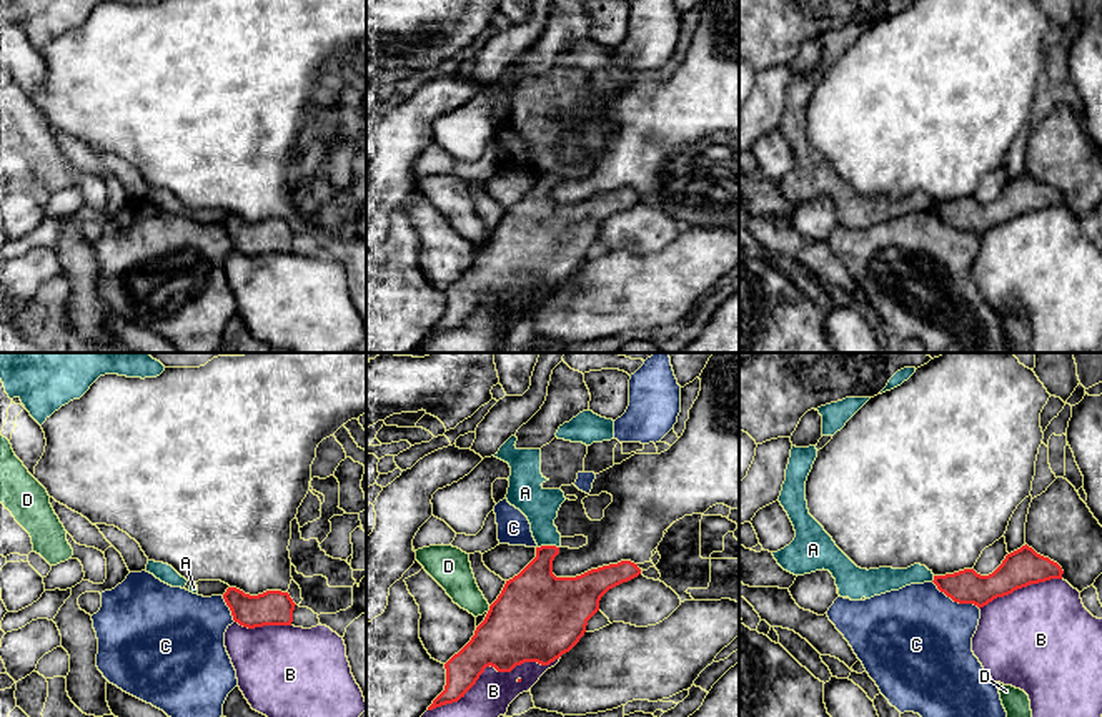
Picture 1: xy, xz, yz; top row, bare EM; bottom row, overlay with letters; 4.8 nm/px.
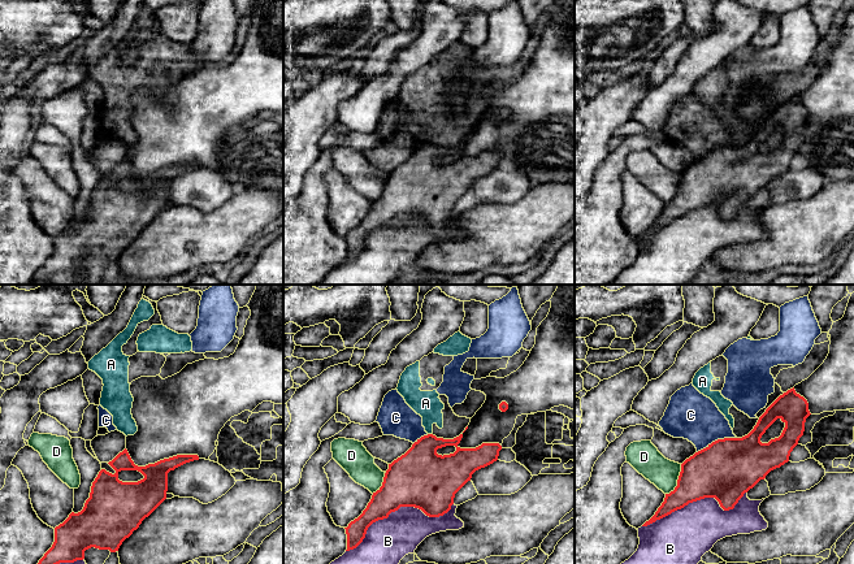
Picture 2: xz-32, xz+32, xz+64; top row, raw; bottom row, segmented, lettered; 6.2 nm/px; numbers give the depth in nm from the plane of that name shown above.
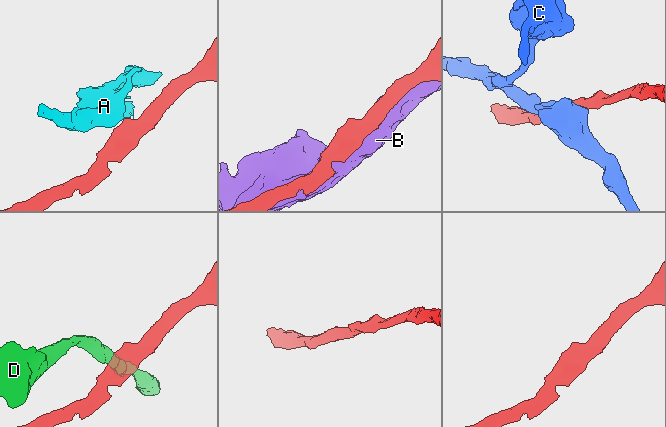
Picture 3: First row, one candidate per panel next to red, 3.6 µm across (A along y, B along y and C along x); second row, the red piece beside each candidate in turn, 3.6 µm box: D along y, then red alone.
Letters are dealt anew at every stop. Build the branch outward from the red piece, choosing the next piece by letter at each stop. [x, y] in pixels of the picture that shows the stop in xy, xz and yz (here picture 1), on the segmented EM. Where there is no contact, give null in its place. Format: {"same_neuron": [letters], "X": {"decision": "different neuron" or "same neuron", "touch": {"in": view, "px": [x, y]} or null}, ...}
{"same_neuron": [], "A": {"decision": "different neuron", "touch": {"in": "xz", "px": [548, 546]}}, "B": {"decision": "different neuron", "touch": {"in": "xz", "px": [491, 666]}}, "C": {"decision": "different neuron", "touch": {"in": "yz", "px": [956, 601]}}, "D": {"decision": "different neuron", "touch": {"in": "xz", "px": [490, 609]}}}

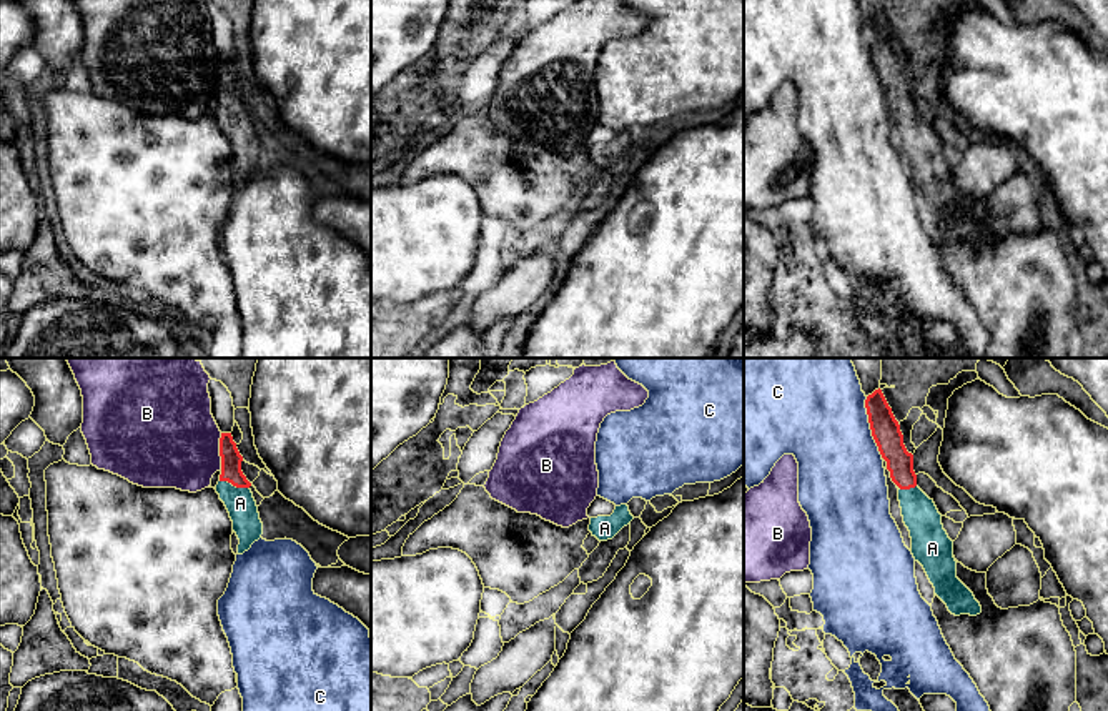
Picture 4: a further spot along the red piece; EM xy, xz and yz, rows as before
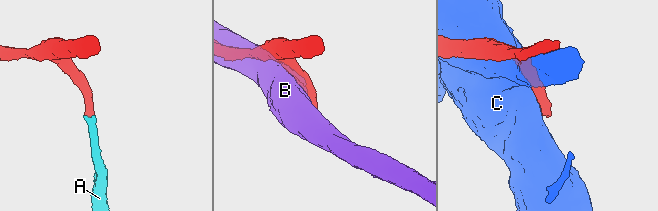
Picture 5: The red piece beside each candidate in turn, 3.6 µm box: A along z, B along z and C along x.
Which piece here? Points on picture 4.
{"same_neuron": ["A"], "A": {"decision": "same neuron", "touch": {"in": "xy", "px": [235, 485]}}, "B": {"decision": "different neuron", "touch": {"in": "xy", "px": [220, 452]}}, "C": {"decision": "different neuron", "touch": {"in": "yz", "px": [870, 427]}}}

